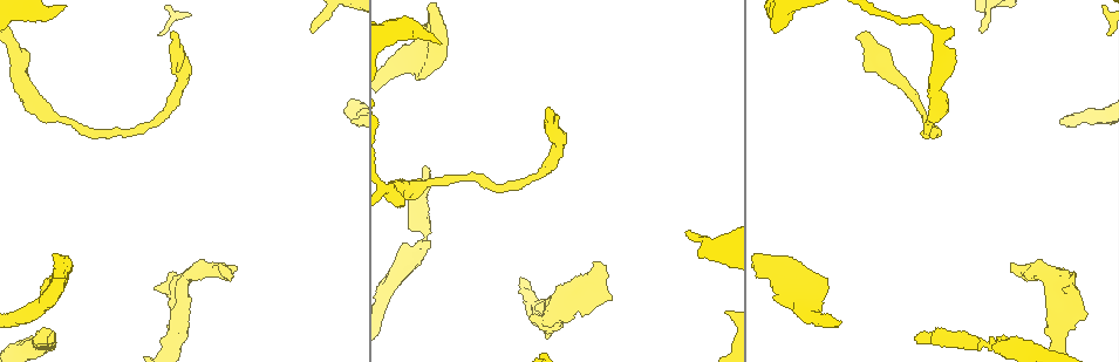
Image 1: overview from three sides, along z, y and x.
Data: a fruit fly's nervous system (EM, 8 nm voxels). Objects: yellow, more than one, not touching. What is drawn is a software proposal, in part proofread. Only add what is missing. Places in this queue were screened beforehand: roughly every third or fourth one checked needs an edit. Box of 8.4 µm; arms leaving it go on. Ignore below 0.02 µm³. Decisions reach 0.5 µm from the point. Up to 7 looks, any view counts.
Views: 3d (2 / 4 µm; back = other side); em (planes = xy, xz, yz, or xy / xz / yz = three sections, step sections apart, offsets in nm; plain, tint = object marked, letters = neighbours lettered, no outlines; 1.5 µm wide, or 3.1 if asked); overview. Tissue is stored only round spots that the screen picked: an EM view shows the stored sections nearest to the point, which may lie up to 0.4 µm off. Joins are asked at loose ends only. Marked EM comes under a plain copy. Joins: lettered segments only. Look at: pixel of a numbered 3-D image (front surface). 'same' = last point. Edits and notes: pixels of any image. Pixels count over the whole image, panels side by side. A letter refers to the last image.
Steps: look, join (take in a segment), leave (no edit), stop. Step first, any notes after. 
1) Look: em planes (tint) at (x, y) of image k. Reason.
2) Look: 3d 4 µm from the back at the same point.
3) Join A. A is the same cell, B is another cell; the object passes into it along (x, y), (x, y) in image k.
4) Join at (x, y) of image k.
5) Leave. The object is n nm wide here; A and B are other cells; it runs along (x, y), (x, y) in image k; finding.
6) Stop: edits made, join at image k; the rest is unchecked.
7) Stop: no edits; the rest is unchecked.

Look: em yz step 8 (letters) at (688, 231) of image 1. An open end.

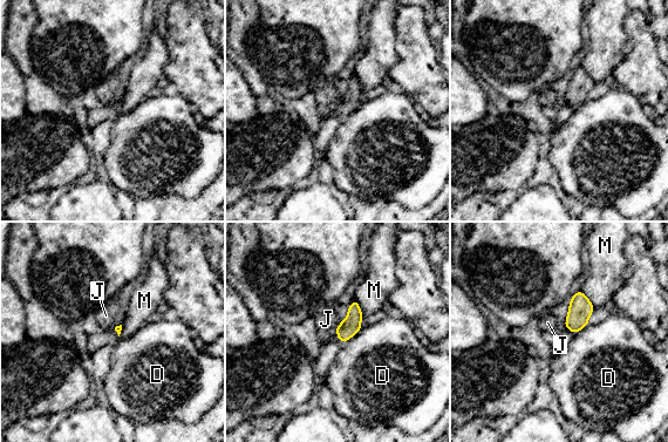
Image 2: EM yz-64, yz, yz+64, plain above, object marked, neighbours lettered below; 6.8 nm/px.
Look: em planes (letters) at the same point.

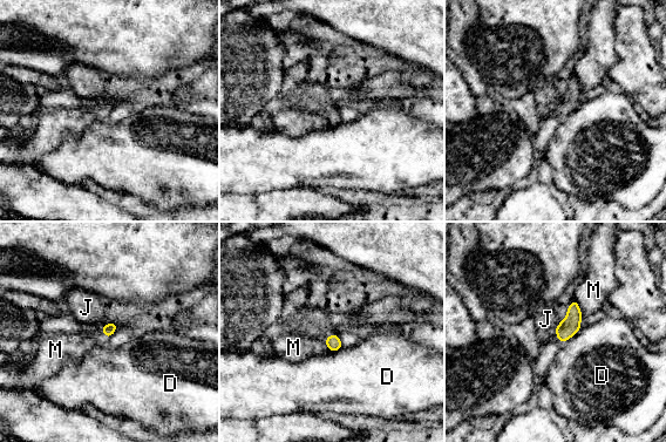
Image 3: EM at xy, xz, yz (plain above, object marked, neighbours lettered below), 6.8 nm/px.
Leave. D, J and M are other cells; a border runs along (558, 324), (554, 330) in image 3; none of them fits.

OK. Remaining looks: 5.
Look: em planes (letters) at (546, 109) of image 1. An open end.

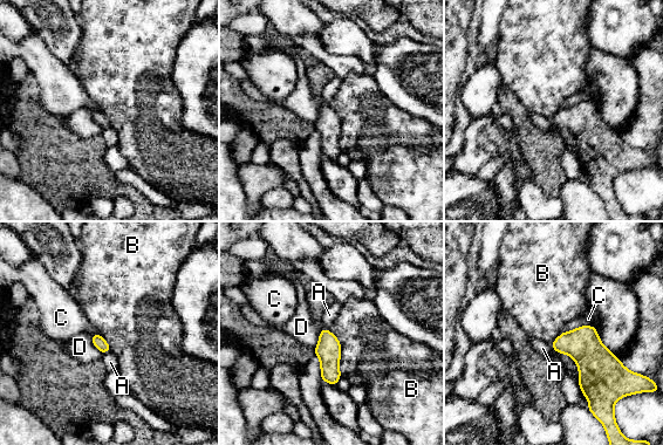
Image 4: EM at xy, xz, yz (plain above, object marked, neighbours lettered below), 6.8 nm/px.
Leave. A, B, C and D are other cells; a border runs along (594, 326), (579, 326), (564, 333) in image 4; no lettered segment goes on from it.

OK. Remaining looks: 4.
Look: 3d 2 µm at (916, 338) of image 1. Free end.

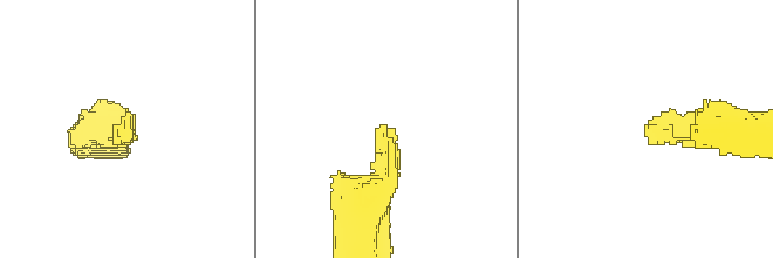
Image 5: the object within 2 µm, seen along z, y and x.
Look: em yz step 4 (letters) at (380, 124) of image 5. Now the EM.

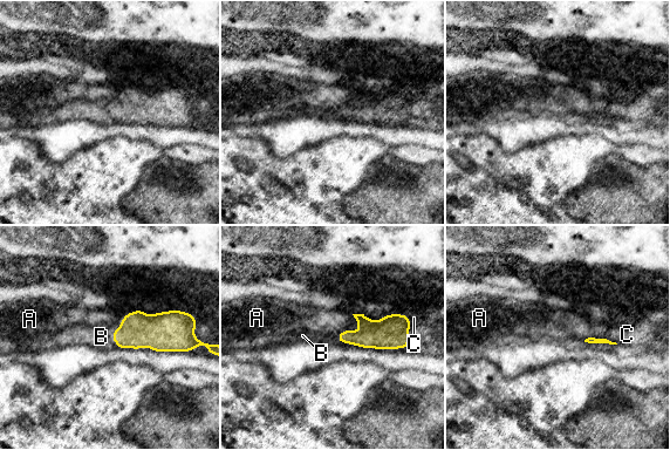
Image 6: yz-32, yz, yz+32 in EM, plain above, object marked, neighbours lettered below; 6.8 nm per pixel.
Join B. B is the same cell, A and C are other cells; the object passes into it along (137, 329), (121, 326), (101, 336) in image 6; the neuron continues.

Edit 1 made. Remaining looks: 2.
Stop: edits made, join at image 6; the rest is unchecked.

